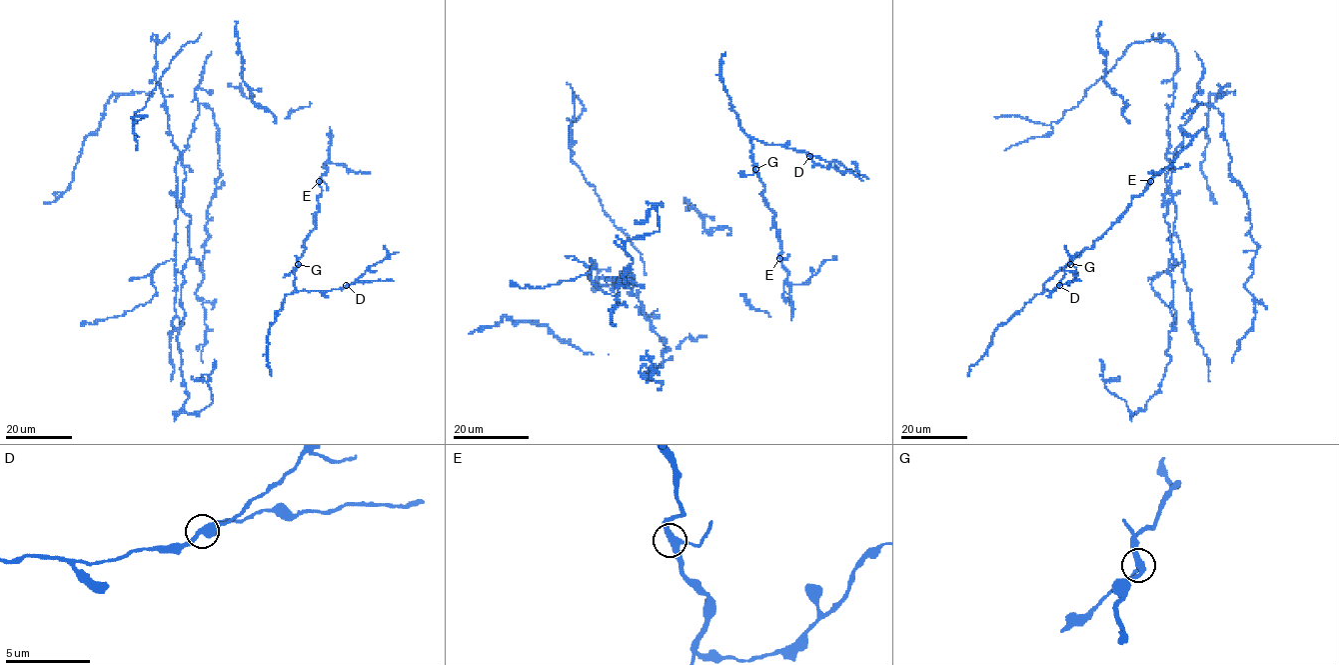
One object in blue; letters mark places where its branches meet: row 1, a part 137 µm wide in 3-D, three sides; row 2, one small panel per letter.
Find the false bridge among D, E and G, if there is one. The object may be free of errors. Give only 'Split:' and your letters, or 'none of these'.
Split: D

